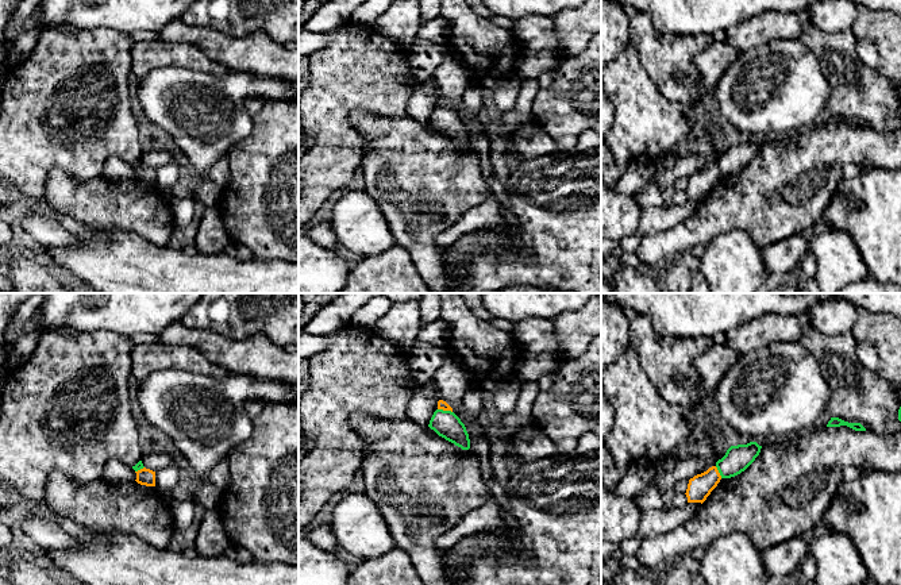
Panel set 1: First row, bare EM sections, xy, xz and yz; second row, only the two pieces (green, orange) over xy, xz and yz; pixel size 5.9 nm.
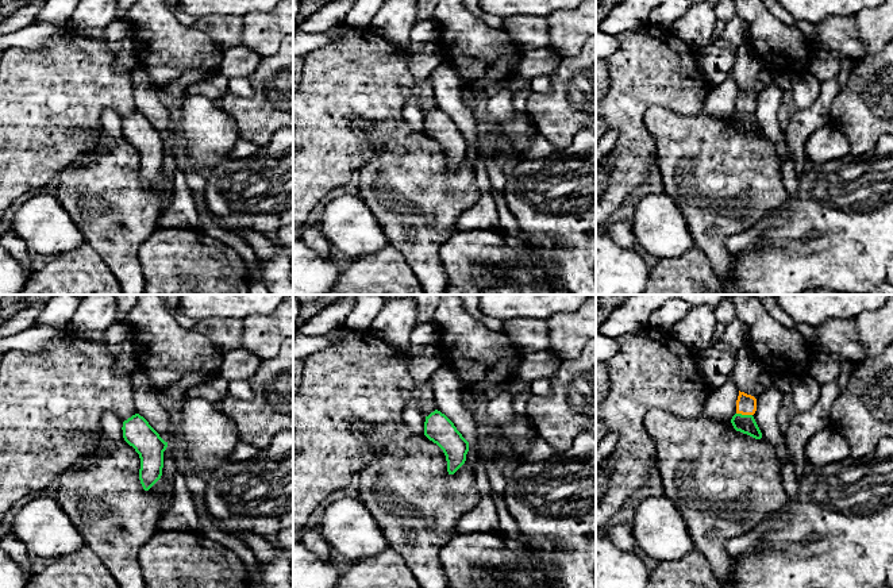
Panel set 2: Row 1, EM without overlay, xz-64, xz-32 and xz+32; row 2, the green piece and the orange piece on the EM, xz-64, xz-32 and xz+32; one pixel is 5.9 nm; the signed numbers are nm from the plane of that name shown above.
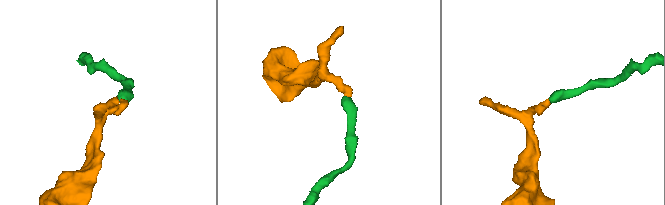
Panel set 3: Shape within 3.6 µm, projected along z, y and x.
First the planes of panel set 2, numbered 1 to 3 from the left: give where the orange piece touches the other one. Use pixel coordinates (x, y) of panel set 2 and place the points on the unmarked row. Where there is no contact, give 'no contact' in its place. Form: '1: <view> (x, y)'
1: no contact
2: no contact
3: xz+32 (745, 112)

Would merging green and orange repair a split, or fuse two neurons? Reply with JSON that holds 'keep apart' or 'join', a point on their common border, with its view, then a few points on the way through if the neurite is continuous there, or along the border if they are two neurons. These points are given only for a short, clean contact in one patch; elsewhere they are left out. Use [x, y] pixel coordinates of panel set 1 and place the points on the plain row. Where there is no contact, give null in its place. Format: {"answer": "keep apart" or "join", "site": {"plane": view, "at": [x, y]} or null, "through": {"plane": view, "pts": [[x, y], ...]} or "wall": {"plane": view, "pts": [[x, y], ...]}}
{"answer": "keep apart", "site": {"plane": "xz", "at": [445, 108]}, "wall": {"plane": "xz", "pts": [[438, 106], [451, 110]]}}

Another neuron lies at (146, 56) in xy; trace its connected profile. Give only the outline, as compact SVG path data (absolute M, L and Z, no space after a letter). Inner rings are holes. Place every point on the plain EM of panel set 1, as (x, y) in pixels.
M155 41L135 42L131 50L131 73L136 81L153 69L165 66L186 68L223 77L231 70L212 61L203 50L192 43Z

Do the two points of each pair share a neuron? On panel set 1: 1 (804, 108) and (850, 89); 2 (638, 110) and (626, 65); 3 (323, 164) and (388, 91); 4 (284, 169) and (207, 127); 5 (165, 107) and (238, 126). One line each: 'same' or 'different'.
1: different
2: same
3: same
4: different
5: same

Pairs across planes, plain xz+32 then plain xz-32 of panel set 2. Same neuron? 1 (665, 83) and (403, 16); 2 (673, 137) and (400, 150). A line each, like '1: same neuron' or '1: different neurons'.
1: different neurons
2: same neuron

